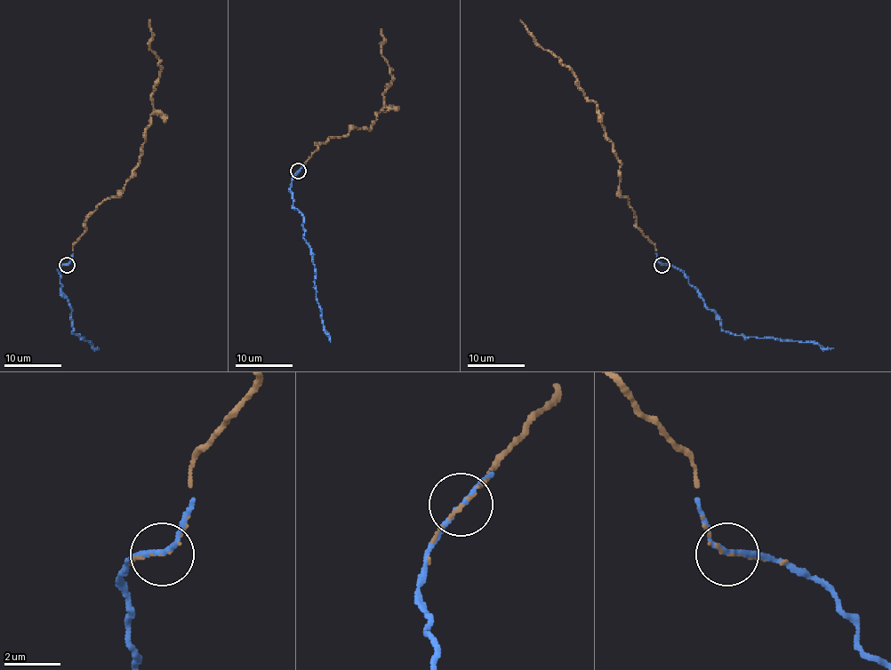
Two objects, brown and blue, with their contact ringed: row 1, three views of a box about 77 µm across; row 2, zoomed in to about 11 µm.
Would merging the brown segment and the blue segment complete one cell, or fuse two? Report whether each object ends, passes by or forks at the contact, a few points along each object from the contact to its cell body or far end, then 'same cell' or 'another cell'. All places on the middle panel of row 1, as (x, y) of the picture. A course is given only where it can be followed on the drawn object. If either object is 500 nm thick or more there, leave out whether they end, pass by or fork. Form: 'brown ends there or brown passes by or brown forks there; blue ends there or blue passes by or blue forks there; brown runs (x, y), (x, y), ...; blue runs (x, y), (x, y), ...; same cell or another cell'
brown passes by; blue passes by; brown runs (299, 171), (316, 145), (355, 128), (370, 130), (385, 107), (383, 93), (392, 76), (381, 51), (381, 29); blue runs (299, 171), (290, 191), (292, 205), (303, 217), (303, 237), (315, 266), (322, 323), (330, 341); same cell

